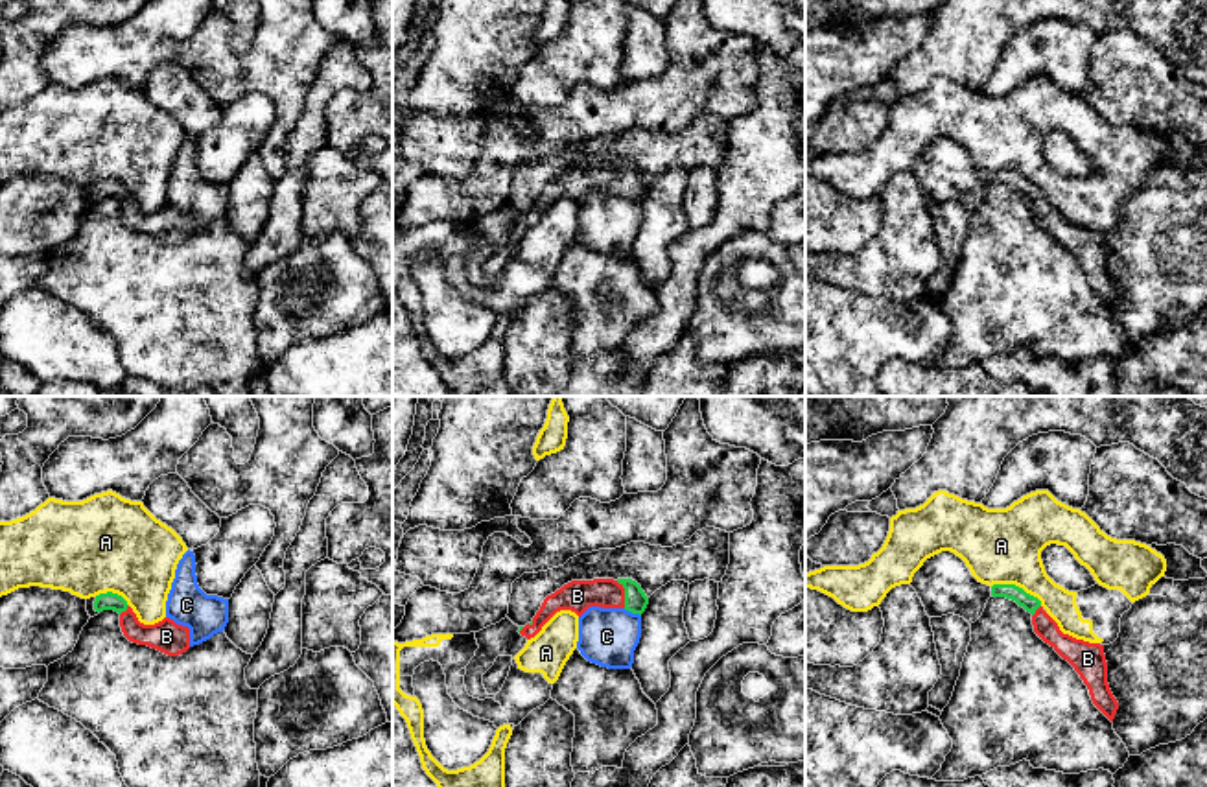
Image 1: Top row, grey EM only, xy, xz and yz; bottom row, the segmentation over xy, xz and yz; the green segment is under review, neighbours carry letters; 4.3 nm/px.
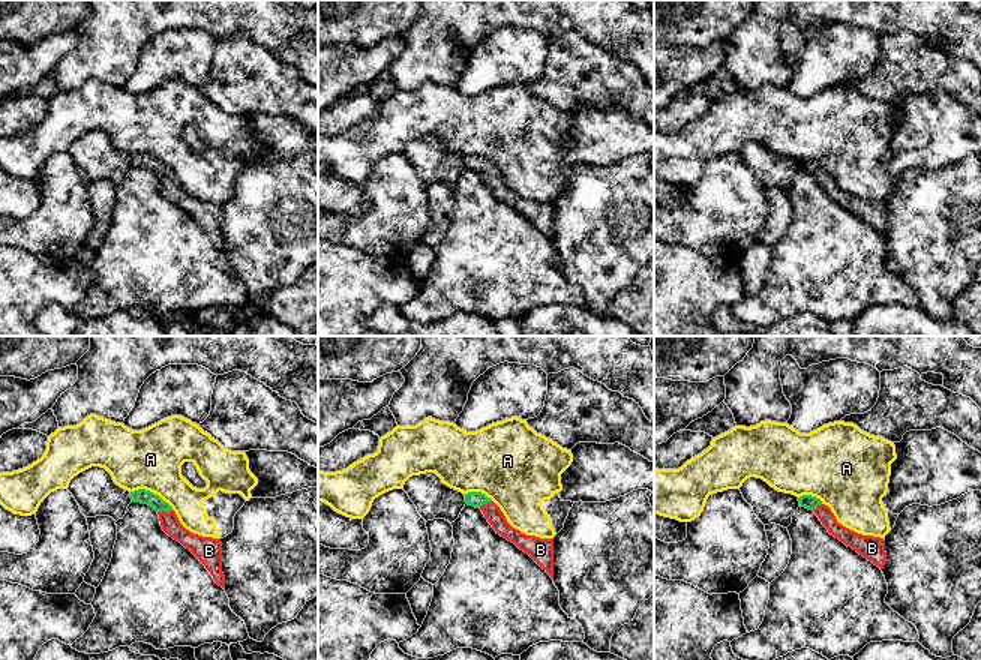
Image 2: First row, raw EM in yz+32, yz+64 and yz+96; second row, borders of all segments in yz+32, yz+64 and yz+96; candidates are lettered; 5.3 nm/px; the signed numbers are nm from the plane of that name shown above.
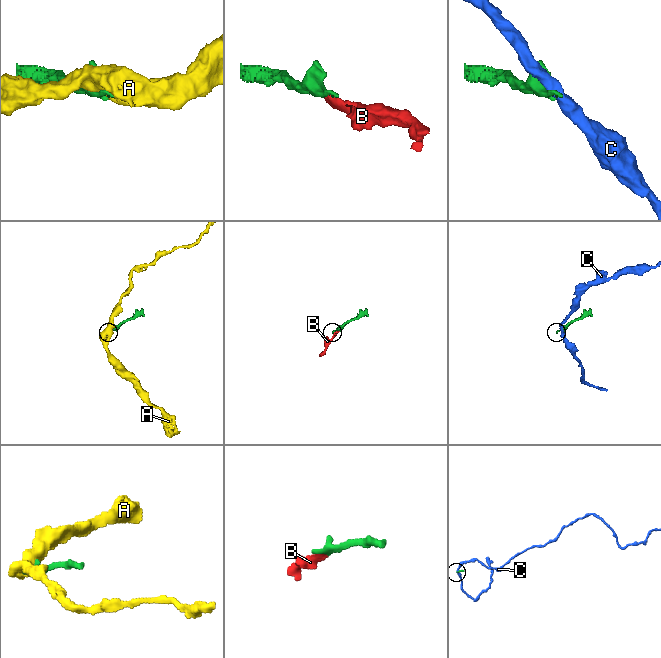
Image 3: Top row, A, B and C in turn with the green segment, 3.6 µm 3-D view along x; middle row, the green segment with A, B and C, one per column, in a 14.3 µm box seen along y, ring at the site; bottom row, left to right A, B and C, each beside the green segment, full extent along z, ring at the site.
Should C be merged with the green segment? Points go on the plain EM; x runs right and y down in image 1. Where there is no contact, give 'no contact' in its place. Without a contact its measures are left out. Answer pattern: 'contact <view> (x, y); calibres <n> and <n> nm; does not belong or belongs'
contact xz (632, 199); calibres 100 and 260 nm; does not belong

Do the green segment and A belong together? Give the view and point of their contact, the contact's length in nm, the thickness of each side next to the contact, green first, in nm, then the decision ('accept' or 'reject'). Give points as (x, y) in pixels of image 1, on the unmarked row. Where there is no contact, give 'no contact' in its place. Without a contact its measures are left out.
yz (1018, 174) | 240 nm | 70/340 nm | reject

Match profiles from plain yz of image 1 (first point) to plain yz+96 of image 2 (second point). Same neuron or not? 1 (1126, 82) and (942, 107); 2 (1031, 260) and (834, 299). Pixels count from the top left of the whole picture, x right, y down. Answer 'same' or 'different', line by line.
1: different
2: same

